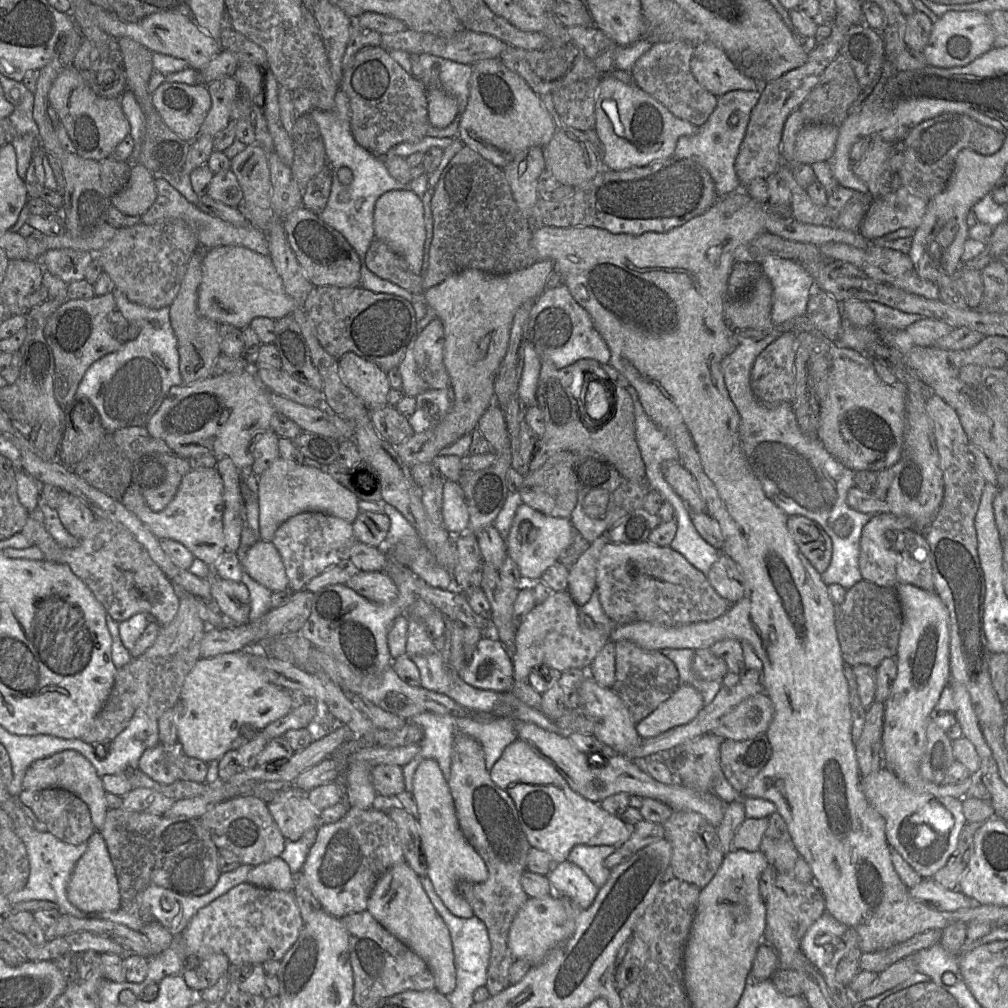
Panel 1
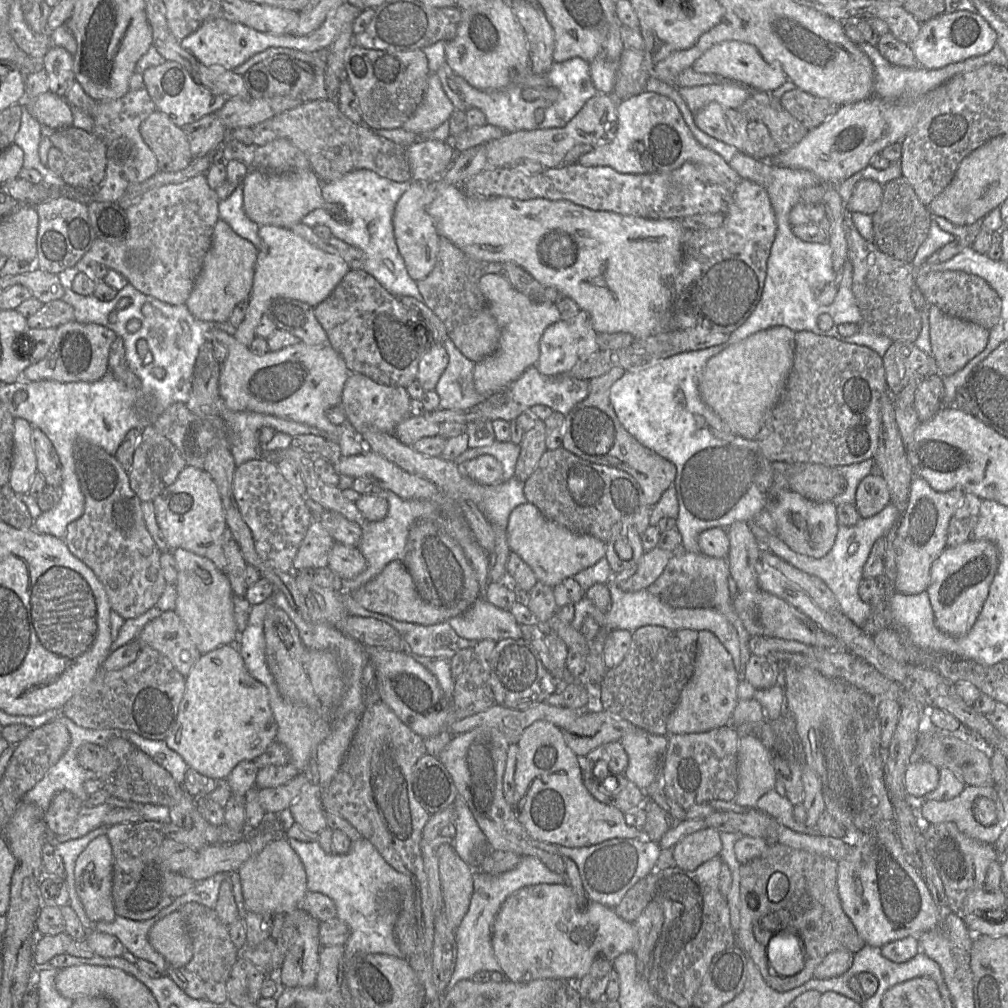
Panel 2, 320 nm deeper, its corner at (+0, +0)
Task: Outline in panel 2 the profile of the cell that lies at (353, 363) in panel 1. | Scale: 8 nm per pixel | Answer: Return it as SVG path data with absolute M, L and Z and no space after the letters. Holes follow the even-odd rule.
M351 373L343 387L341 406L347 423L356 433L374 427L383 433L393 434L397 425L410 416L410 401L411 397L404 387L387 386L363 374Z

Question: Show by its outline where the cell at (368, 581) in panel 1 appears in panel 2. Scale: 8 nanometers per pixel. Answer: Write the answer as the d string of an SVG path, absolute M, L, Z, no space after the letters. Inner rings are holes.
M335 542L328 555L328 566L342 580L350 580L362 573L367 563L358 547Z

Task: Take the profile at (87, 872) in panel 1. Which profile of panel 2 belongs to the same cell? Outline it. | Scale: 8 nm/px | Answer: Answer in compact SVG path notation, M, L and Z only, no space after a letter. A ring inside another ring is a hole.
M106 835L93 839L79 854L74 867L74 884L87 917L93 922L111 922L116 917L113 898L113 854Z

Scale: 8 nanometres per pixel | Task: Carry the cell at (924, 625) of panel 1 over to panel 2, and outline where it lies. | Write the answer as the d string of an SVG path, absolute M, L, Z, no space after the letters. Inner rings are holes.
M970 539L943 550L932 564L926 590L939 630L955 637L964 636L970 631L987 599L999 562L999 551L988 540Z

